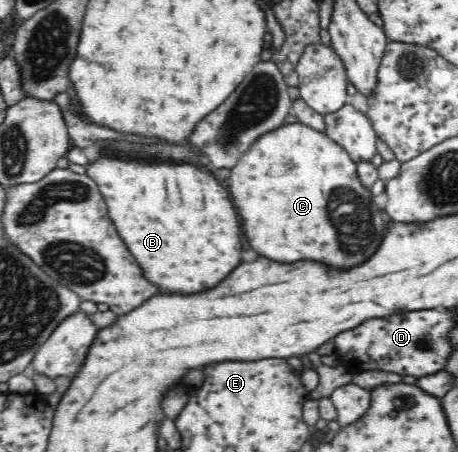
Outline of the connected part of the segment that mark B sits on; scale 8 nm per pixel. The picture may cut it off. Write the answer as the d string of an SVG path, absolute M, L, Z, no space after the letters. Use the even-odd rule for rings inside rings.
M102 153L86 167L86 175L92 178L103 195L107 213L113 220L119 236L141 264L147 280L157 284L165 292L201 292L221 282L233 266L241 262L241 226L235 208L229 200L229 192L213 178L212 169L199 164L171 164L157 162L147 166L145 160L123 160L115 153Z

